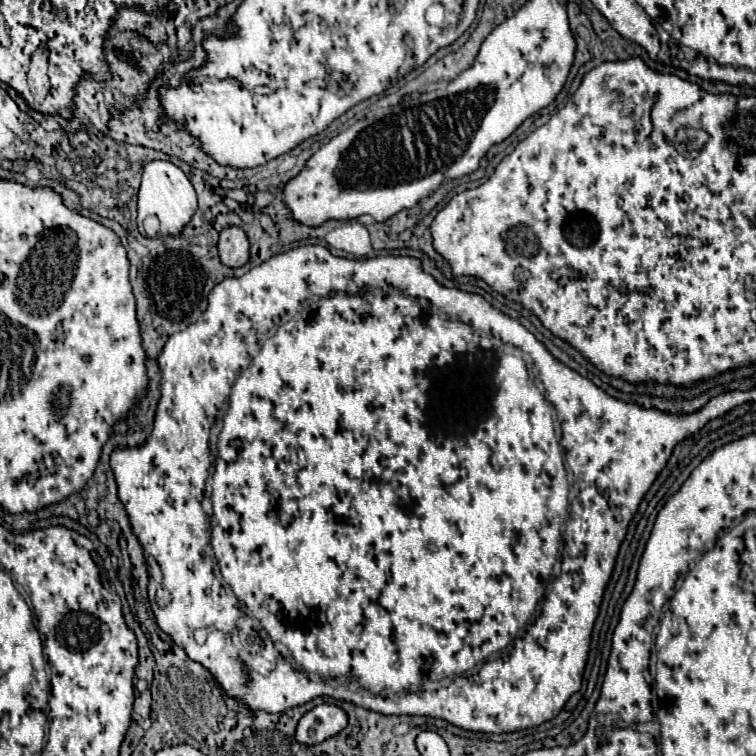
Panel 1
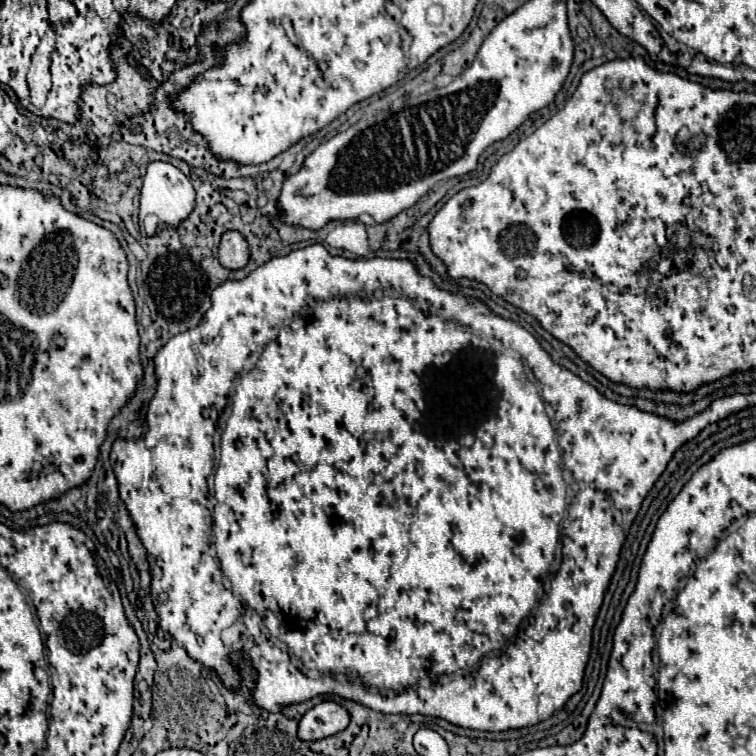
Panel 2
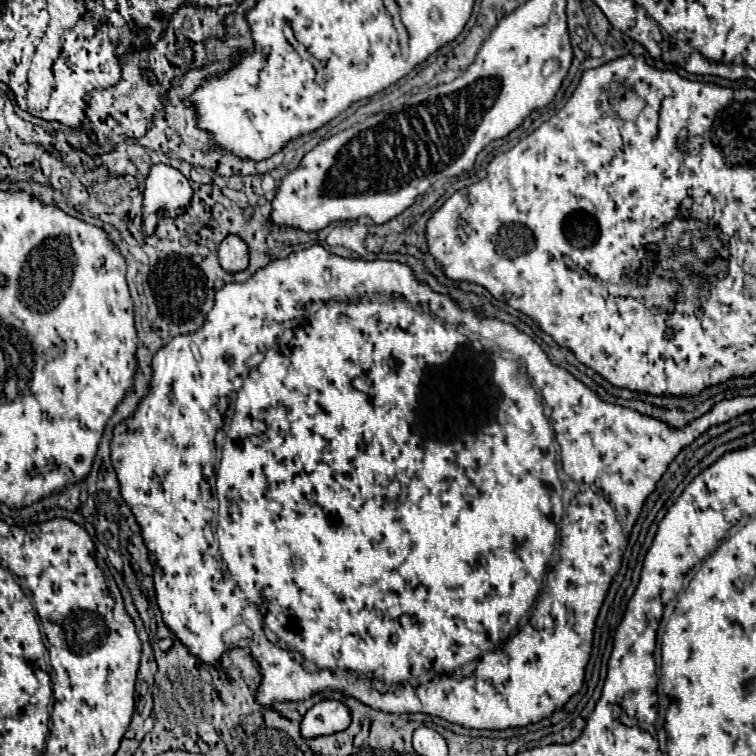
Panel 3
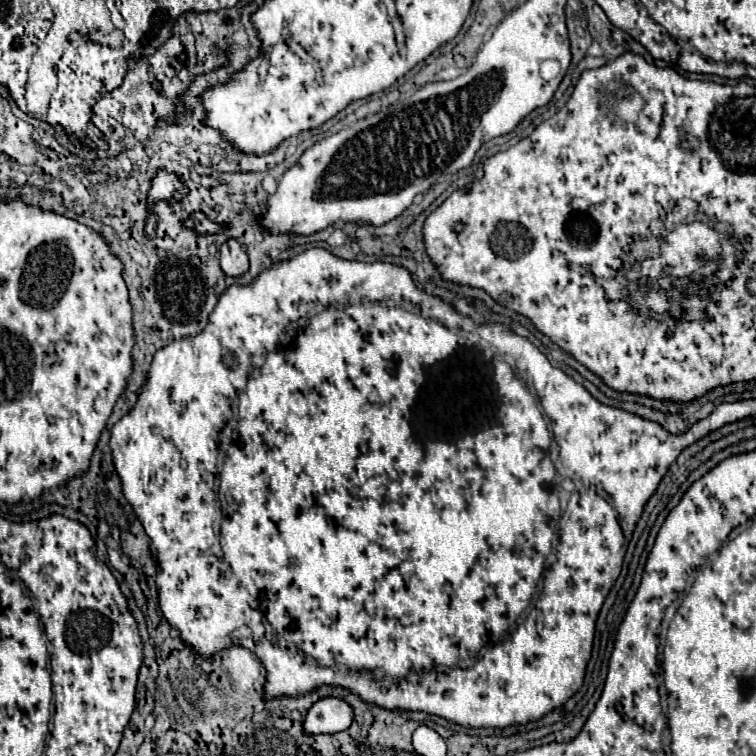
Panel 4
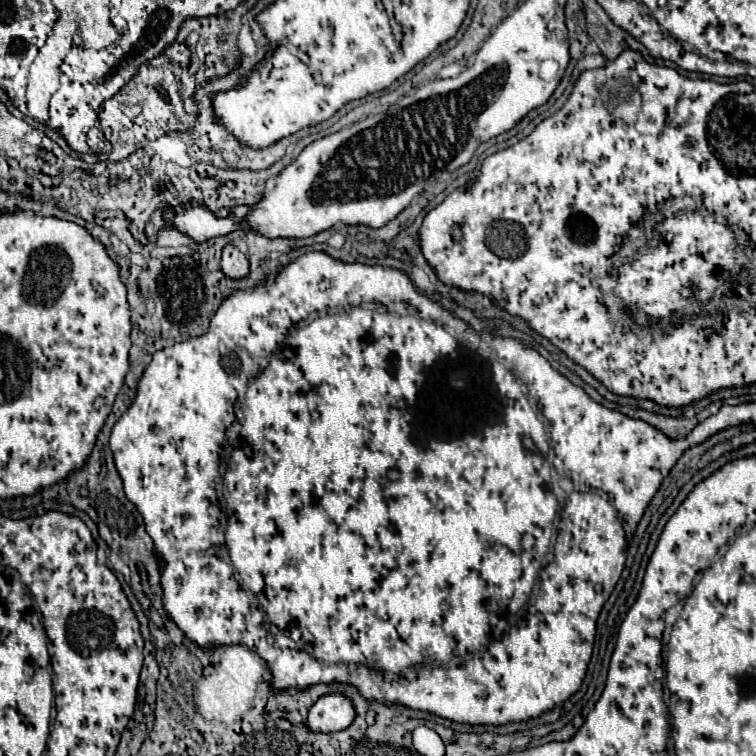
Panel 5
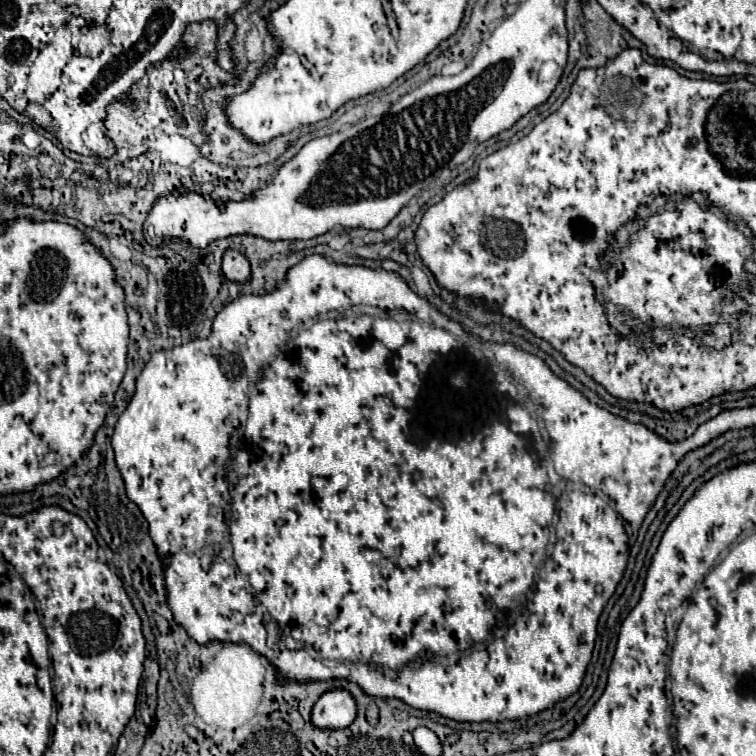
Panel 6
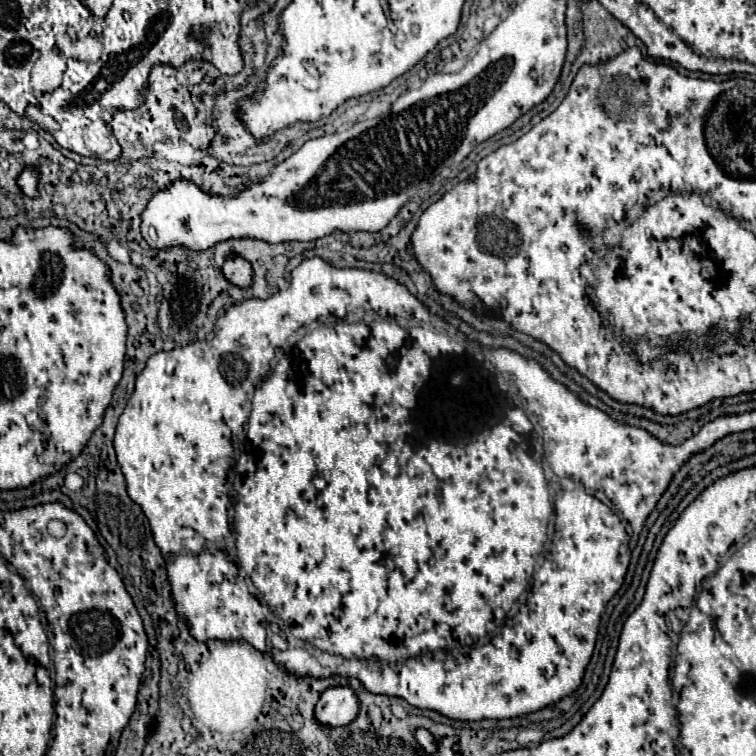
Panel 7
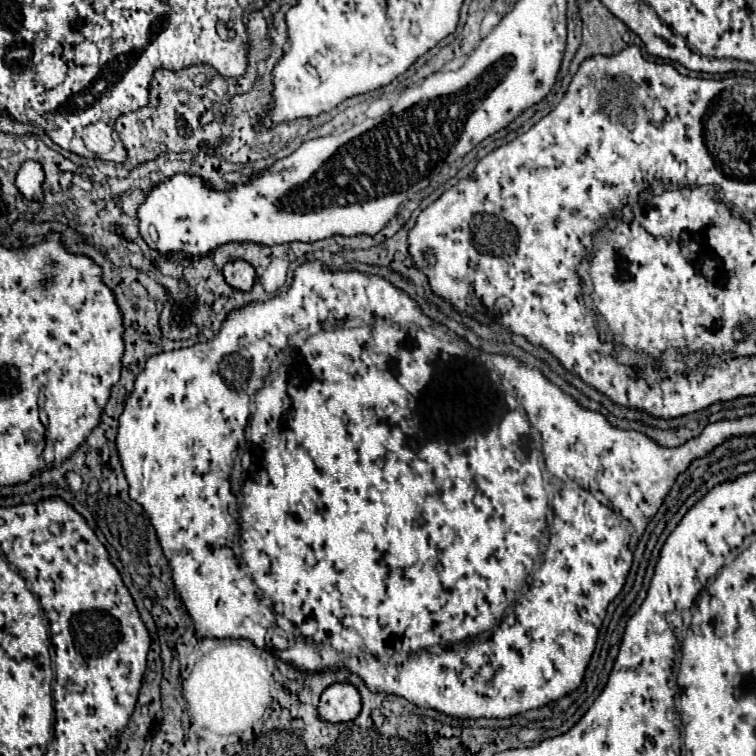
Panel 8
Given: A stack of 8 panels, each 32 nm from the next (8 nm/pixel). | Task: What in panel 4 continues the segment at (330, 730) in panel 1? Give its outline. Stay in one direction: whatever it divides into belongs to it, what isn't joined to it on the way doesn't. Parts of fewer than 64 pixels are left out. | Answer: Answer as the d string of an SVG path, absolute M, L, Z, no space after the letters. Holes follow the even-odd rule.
M334 696L320 698L306 714L304 732L308 734L334 734L348 728L354 720L352 706Z

